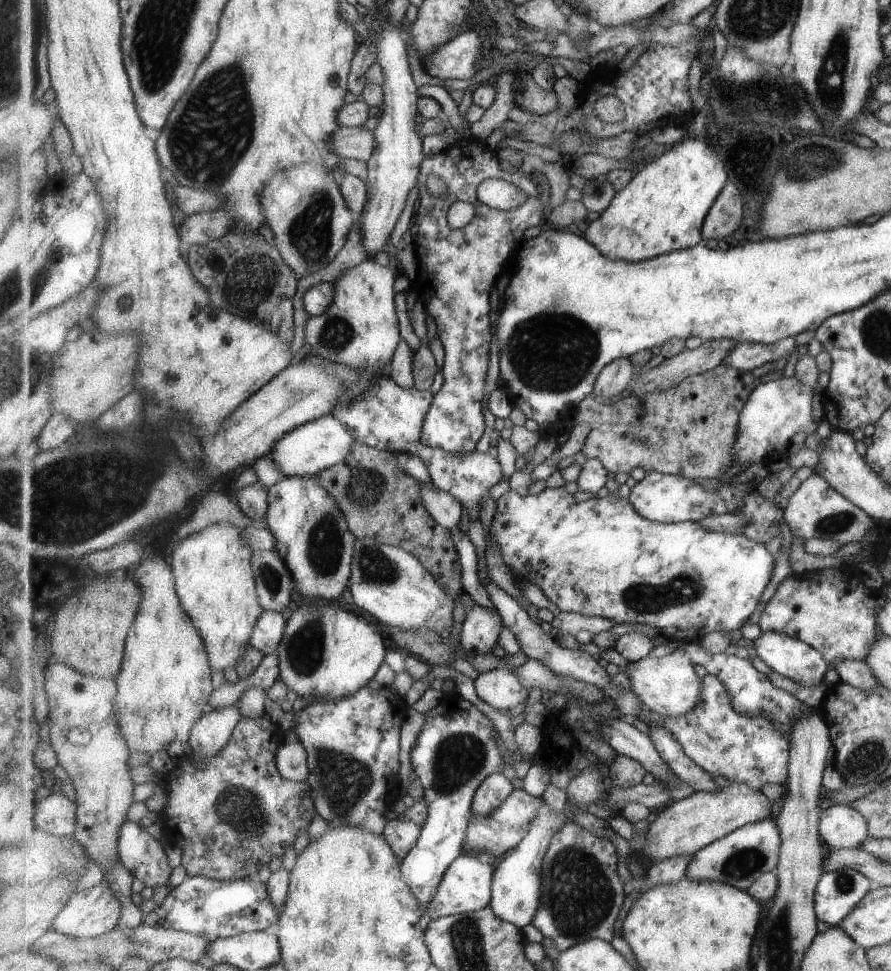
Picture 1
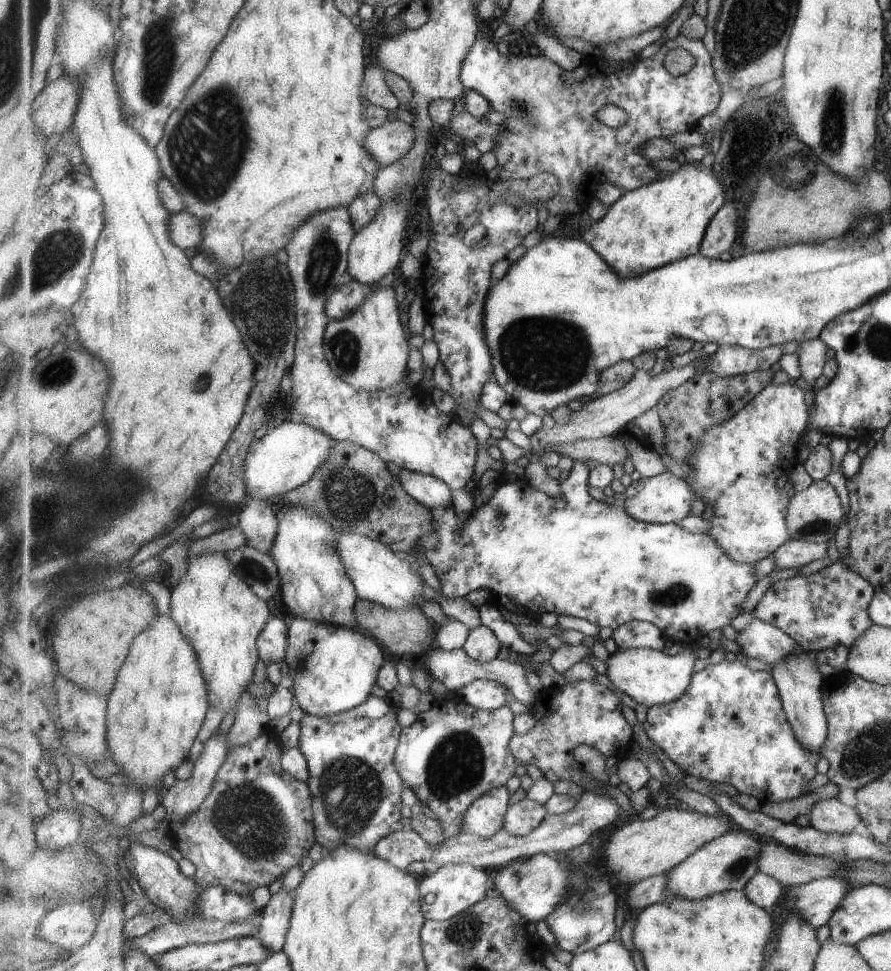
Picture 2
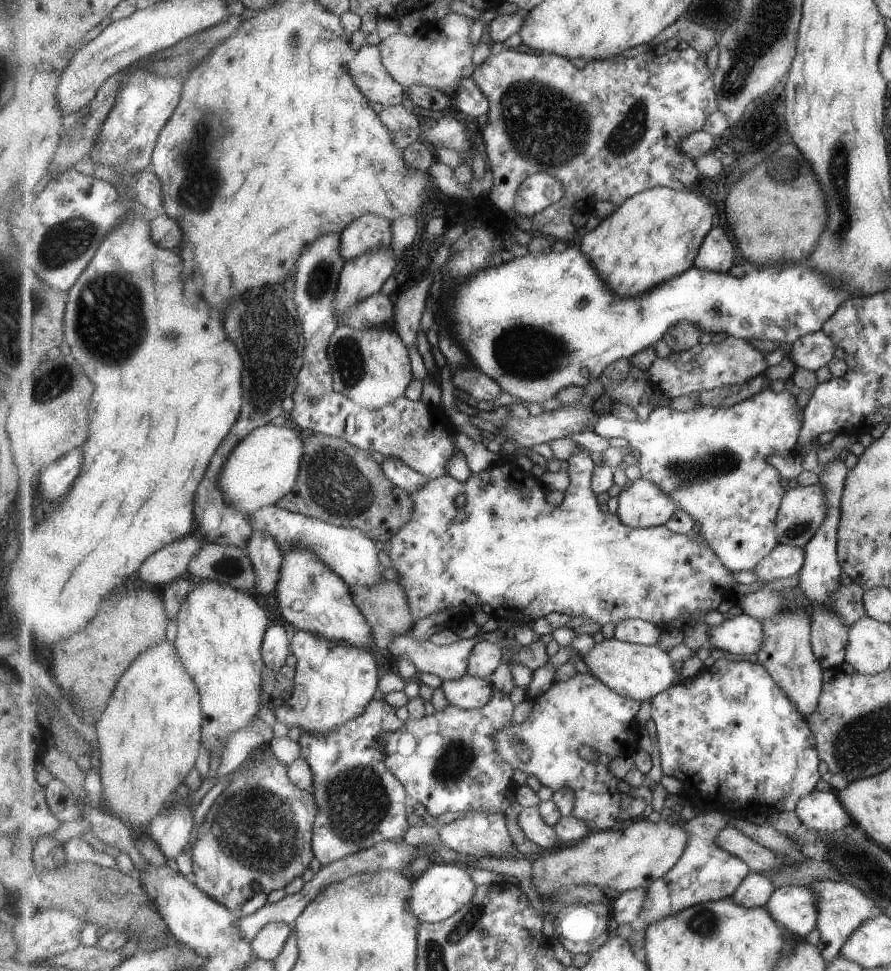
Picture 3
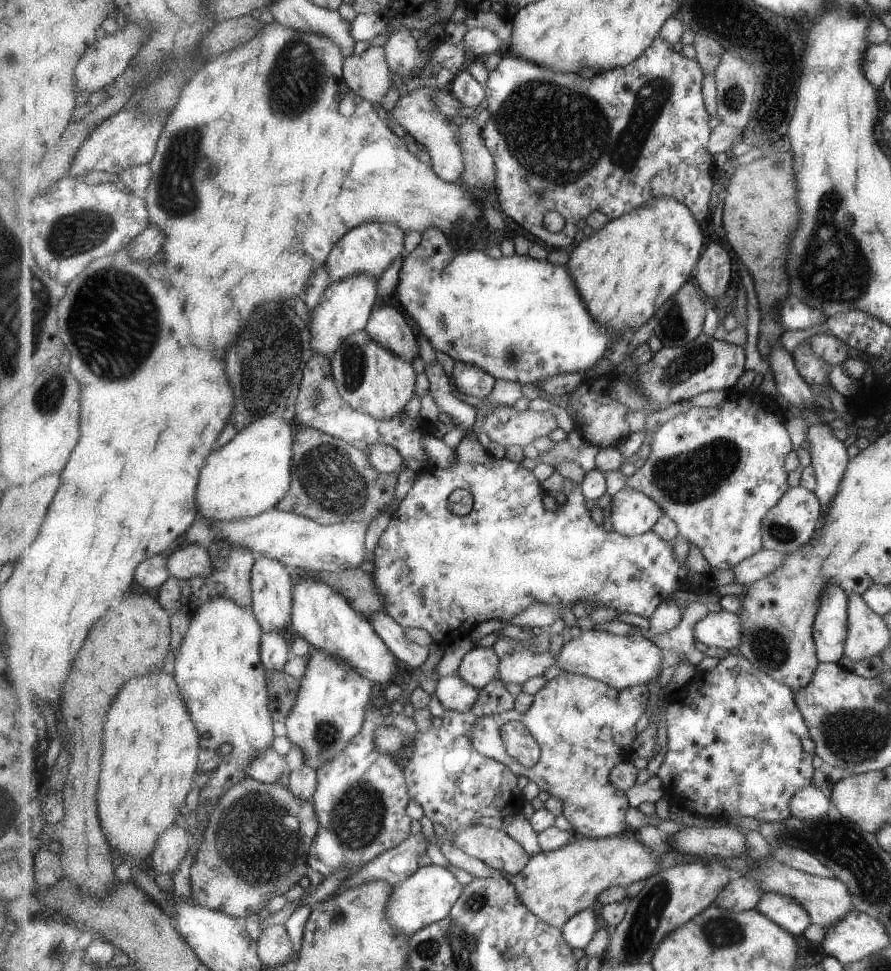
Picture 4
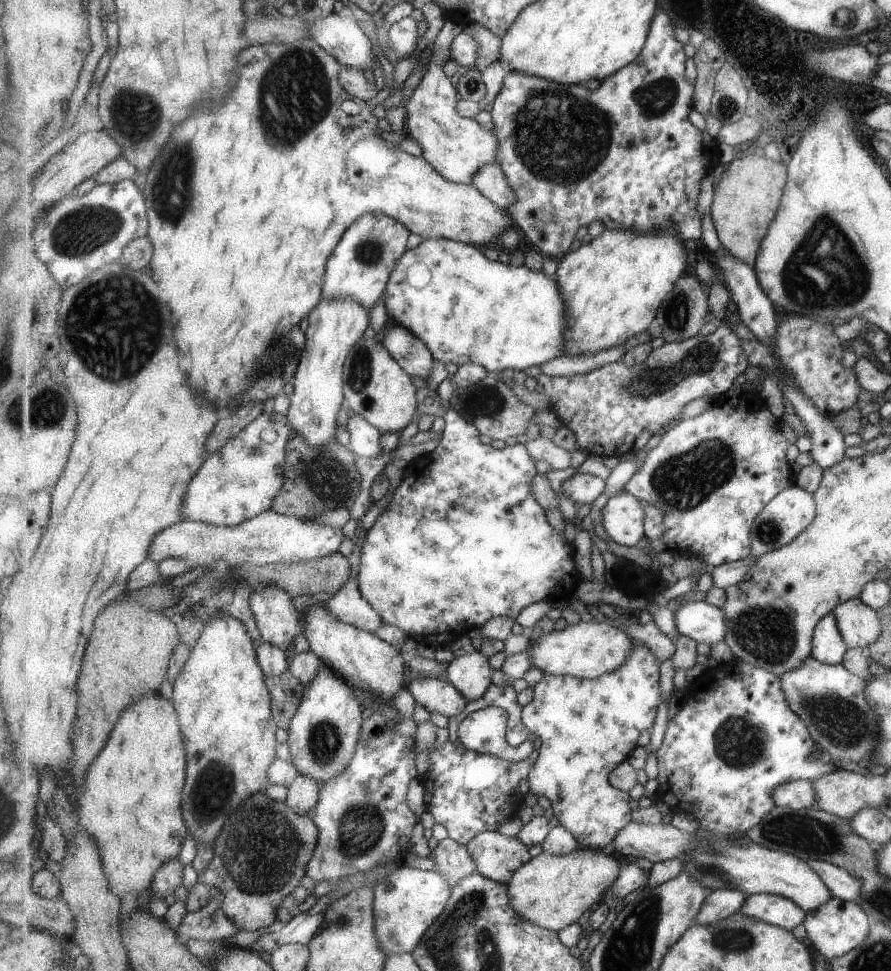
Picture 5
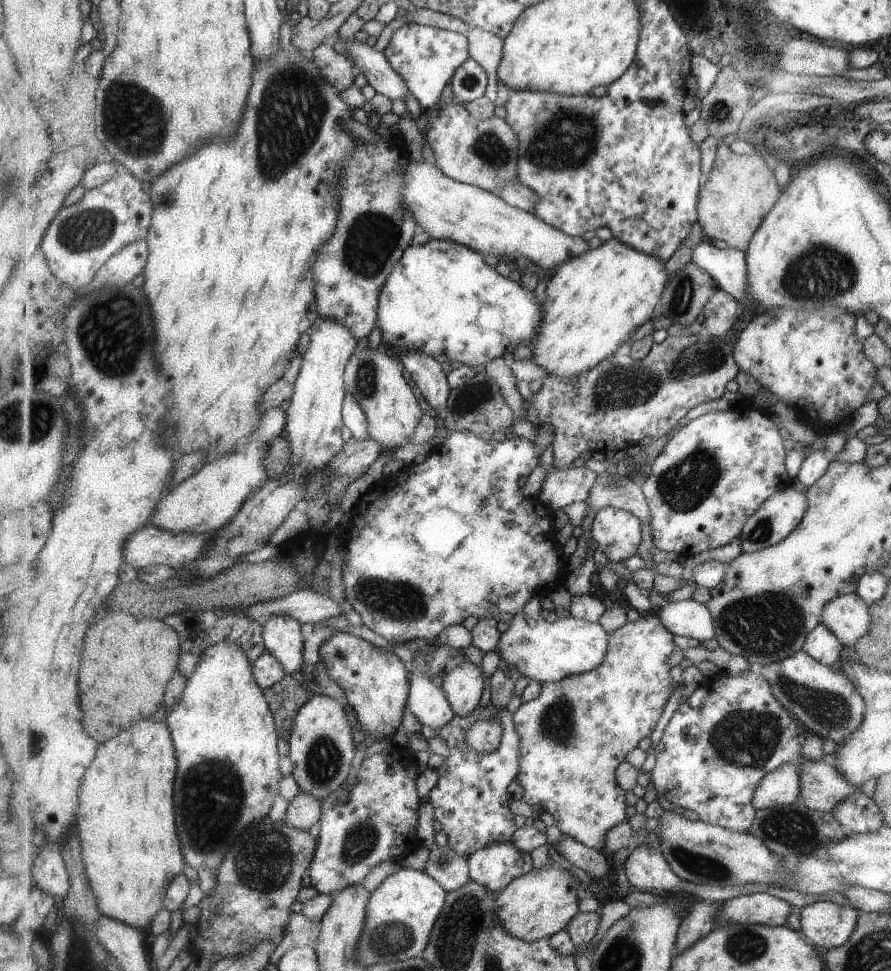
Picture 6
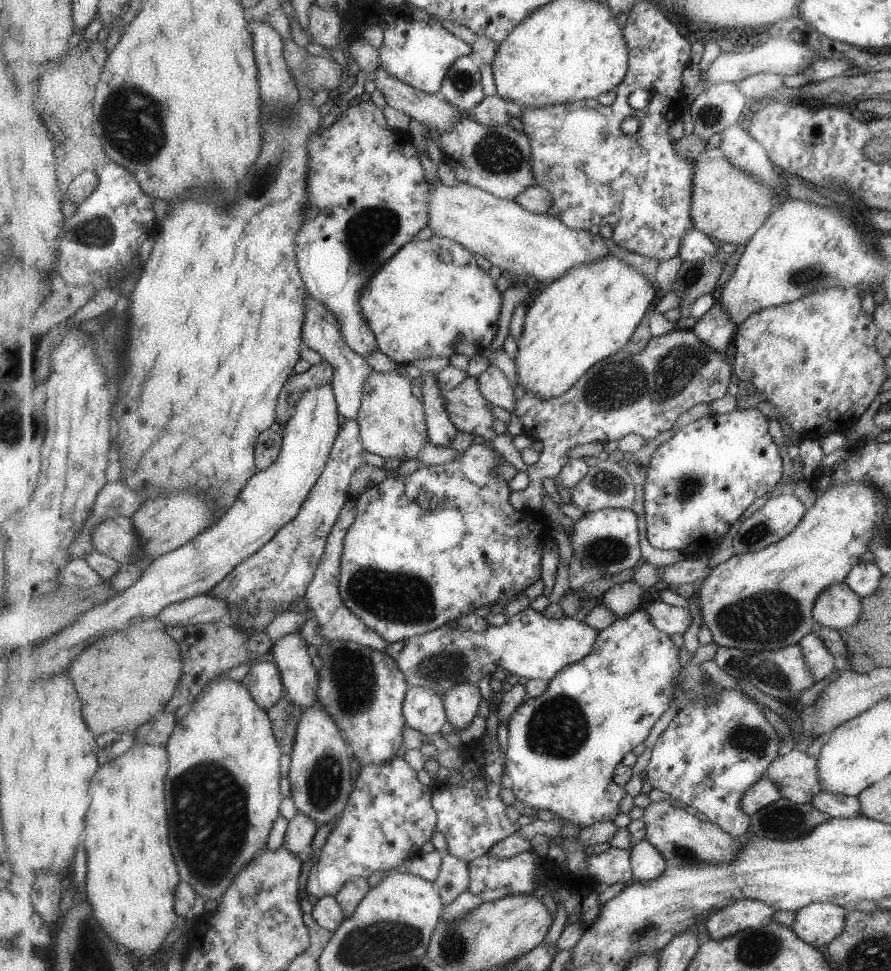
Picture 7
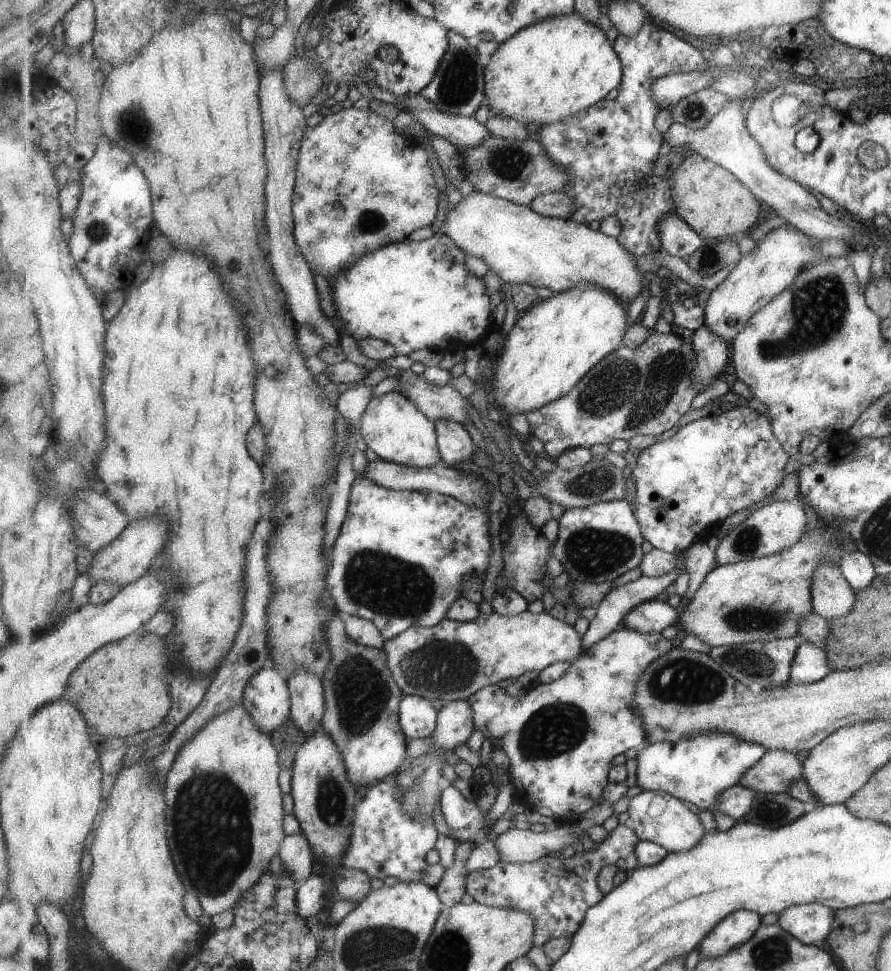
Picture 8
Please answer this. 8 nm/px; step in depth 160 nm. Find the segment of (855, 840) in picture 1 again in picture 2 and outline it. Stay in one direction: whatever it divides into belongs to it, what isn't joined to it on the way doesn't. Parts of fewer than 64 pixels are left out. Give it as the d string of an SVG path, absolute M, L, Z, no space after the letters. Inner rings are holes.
M835 798L820 800L808 814L811 826L826 833L851 833L860 820L854 809Z

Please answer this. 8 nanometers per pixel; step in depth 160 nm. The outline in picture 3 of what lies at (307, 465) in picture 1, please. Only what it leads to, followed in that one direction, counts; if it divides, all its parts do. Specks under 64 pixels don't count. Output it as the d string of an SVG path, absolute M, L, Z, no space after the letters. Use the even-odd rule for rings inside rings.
M263 425L256 428L248 437L245 437L229 457L228 464L221 471L220 489L231 505L235 505L241 512L252 515L258 510L277 505L286 494L292 492L296 485L301 470L301 461L304 457L305 443L304 433L296 428L287 426Z

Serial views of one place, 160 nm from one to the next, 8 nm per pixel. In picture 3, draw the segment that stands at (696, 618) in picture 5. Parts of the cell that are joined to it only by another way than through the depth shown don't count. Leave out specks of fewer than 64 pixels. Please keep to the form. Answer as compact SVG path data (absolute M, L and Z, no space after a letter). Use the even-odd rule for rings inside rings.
M745 613L725 619L710 628L711 647L721 649L736 659L756 654L764 638L762 622Z

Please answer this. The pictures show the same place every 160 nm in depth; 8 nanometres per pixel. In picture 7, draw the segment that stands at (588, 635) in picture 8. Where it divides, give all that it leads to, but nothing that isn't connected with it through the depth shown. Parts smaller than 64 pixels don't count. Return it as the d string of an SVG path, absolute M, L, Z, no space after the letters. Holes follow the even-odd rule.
M630 581L622 584L615 584L601 600L604 606L613 610L618 618L625 618L634 614L643 602L645 590L636 581Z

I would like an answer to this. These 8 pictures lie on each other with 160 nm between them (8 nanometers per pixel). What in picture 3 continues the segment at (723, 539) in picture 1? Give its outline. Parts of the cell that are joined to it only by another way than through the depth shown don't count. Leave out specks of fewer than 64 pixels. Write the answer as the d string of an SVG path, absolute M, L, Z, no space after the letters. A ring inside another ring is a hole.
M579 449L575 451L568 460L568 468L566 472L569 478L569 484L563 491L563 499L558 506L549 504L547 500L547 490L543 487L541 481L533 474L533 472L524 472L517 467L513 460L503 459L497 462L493 468L481 472L479 476L472 474L464 482L460 482L457 478L445 475L436 479L431 479L426 486L420 486L413 494L415 501L412 517L397 531L397 534L384 544L392 567L398 572L398 583L403 585L408 603L416 622L423 621L424 618L431 617L432 614L444 613L452 611L453 618L473 616L469 613L471 608L475 611L482 610L491 614L496 619L502 615L513 622L520 622L523 616L531 617L531 620L547 616L551 612L561 612L571 617L581 616L587 622L597 622L599 625L614 622L619 624L625 619L643 619L658 625L661 629L670 631L674 626L674 620L679 617L685 617L691 623L698 618L699 615L711 610L717 610L721 606L721 602L727 599L737 600L738 597L733 591L735 588L734 571L729 570L719 558L719 555L711 548L711 545L704 540L698 543L693 537L674 533L667 528L667 525L659 525L656 527L647 527L636 529L627 526L618 514L610 514L603 512L599 506L599 498L592 487L592 478L597 463L593 460L591 452L587 449ZM458 493L464 493L466 496L466 504L462 508L457 508L455 504L455 496Z

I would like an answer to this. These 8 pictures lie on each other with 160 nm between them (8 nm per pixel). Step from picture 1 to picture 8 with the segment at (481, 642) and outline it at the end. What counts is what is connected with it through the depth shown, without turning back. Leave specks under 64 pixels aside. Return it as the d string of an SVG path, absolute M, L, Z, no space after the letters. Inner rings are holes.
M468 699L445 703L439 711L437 729L433 732L435 746L451 750L467 745L476 730L475 712Z

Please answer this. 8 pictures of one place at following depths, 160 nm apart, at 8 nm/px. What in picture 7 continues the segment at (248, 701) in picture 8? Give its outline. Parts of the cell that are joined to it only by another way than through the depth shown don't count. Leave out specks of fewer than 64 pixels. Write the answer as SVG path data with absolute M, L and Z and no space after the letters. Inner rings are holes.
M276 661L260 662L251 666L249 672L242 680L243 684L251 691L251 696L260 704L266 711L272 706L275 706L285 694L285 686L282 679L280 668Z

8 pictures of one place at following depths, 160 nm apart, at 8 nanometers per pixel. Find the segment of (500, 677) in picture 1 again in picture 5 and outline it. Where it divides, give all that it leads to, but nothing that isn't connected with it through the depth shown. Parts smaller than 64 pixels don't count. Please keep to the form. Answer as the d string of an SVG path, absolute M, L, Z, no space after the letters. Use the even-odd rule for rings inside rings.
M420 674L412 680L407 690L415 696L416 702L423 704L430 712L438 712L446 717L459 716L468 706L467 698L455 684L423 677Z

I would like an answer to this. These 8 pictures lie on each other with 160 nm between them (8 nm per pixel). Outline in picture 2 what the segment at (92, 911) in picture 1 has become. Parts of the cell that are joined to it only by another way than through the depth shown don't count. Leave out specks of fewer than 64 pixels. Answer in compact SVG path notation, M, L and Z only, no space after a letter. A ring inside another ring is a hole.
M55 904L41 919L35 938L74 952L93 938L98 927L99 918L95 918L89 904Z

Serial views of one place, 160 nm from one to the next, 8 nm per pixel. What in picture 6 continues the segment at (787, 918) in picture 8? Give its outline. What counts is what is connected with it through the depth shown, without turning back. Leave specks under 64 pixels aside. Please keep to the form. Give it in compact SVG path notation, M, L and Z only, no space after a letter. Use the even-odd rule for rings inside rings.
M815 902L800 913L801 934L815 947L841 946L857 928L860 912L847 904Z

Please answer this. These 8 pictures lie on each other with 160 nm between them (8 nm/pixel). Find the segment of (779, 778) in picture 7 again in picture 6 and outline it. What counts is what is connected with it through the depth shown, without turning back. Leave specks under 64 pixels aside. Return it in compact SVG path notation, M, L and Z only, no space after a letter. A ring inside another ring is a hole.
M823 760L801 764L800 774L801 801L812 810L832 813L837 802L858 791L857 786L849 784L835 767Z

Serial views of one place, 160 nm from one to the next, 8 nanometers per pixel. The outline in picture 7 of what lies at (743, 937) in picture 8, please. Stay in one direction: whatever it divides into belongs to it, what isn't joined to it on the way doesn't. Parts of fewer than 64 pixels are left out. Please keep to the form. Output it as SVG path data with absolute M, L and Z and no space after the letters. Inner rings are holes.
M741 899L712 913L707 919L710 938L723 941L745 929L760 929L773 920L775 909L763 901Z

